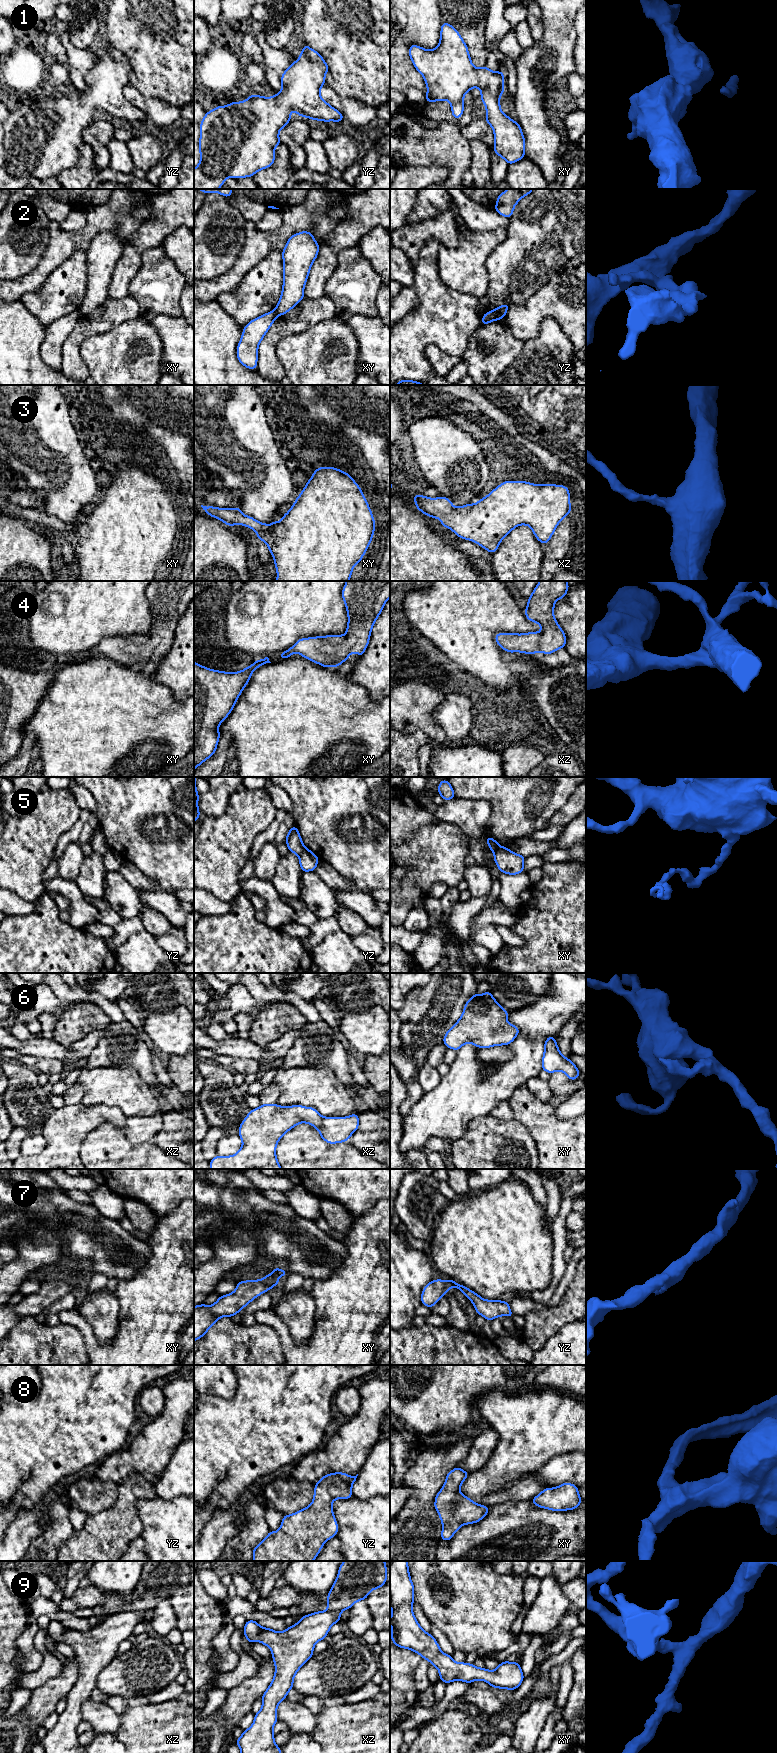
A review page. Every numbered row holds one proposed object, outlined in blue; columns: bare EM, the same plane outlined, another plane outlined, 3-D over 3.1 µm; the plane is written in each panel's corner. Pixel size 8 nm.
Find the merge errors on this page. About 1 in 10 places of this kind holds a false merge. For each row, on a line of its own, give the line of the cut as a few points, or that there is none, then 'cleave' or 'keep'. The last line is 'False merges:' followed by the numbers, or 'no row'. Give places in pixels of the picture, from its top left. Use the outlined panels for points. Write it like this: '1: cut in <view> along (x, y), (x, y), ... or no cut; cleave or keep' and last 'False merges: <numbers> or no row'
1: no cut; keep
2: cut in yz along (493, 310), (496, 310), (503, 316); cleave
3: no cut; keep
4: no cut; keep
5: cut in xy along (504, 847), (494, 852); cleave
6: no cut; keep
7: no cut; keep
8: no cut; keep
9: no cut; keep
False merges: 2, 5

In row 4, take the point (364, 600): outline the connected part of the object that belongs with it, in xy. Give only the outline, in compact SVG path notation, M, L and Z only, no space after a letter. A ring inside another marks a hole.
M346 581L342 590L342 598L348 615L345 635L301 638L287 651L280 653L279 658L290 658L296 652L323 667L338 667L353 652L361 657L369 644L373 625L378 619L386 601L390 598L390 581Z

